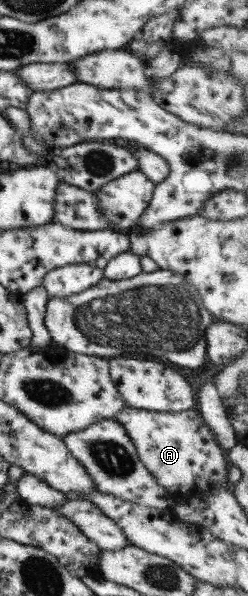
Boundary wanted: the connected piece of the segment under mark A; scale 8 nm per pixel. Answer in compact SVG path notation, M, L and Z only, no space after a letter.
M125 406L114 419L118 420L126 428L126 433L136 447L140 461L148 468L148 471L152 472L156 482L164 489L170 491L175 497L189 495L193 492L200 494L202 491L207 491L217 484L226 483L229 466L226 451L220 448L215 435L206 425L199 410L194 407L183 412L156 412Z

